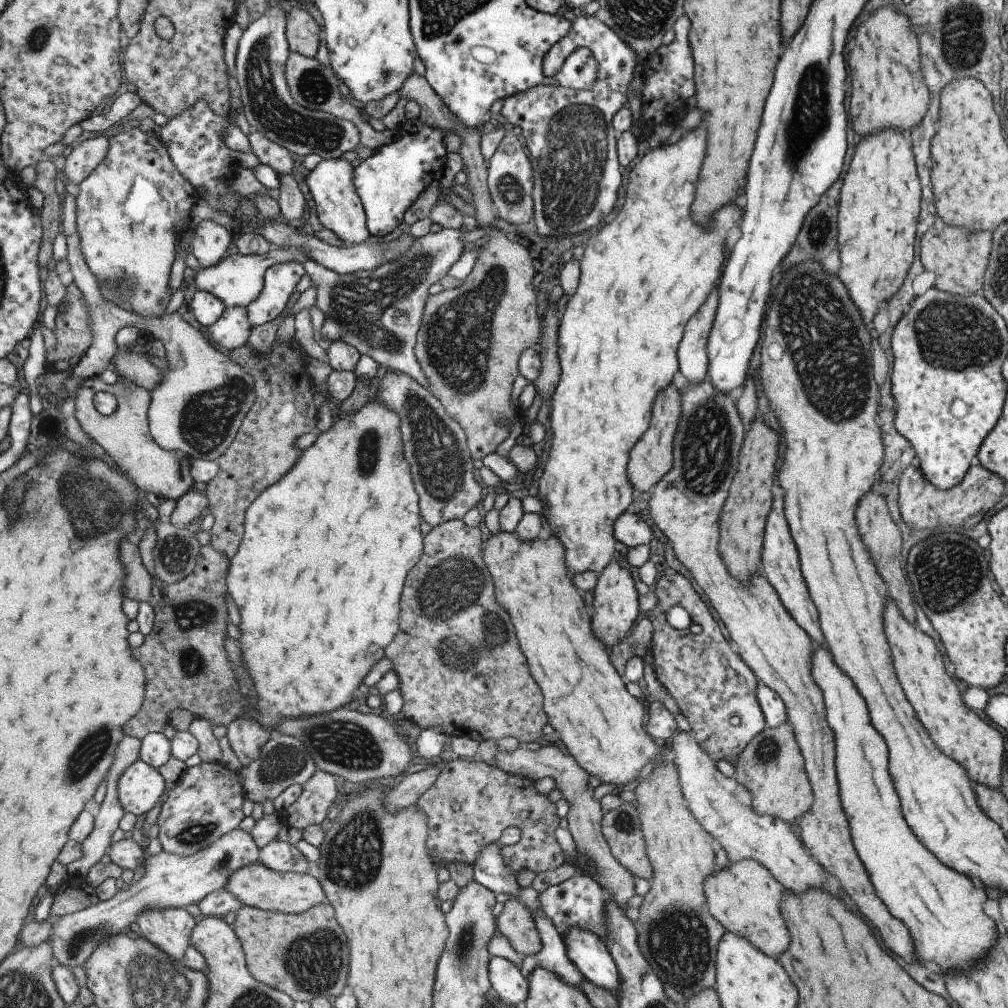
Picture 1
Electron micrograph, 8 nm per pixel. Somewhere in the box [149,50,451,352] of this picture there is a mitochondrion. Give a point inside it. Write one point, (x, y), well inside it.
(312, 86)

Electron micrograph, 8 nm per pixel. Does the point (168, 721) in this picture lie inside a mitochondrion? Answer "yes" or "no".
no

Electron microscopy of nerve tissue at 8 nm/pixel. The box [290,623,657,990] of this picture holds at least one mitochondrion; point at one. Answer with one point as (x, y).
(354, 857)

